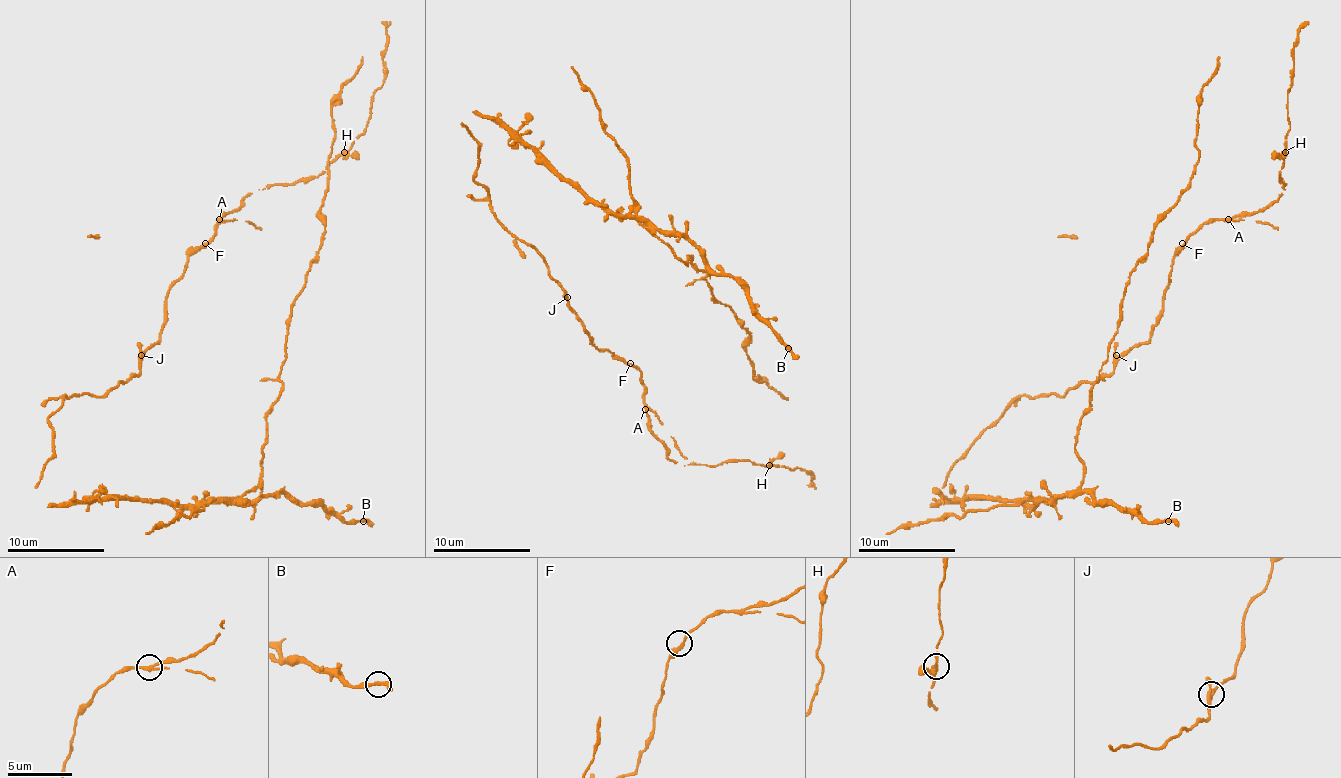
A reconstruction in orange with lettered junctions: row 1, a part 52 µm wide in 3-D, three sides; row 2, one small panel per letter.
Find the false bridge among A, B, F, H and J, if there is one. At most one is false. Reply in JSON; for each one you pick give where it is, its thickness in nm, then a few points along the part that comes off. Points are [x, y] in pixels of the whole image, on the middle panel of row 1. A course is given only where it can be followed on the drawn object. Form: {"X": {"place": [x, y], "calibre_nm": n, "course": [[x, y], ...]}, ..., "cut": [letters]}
{"cut": []}

